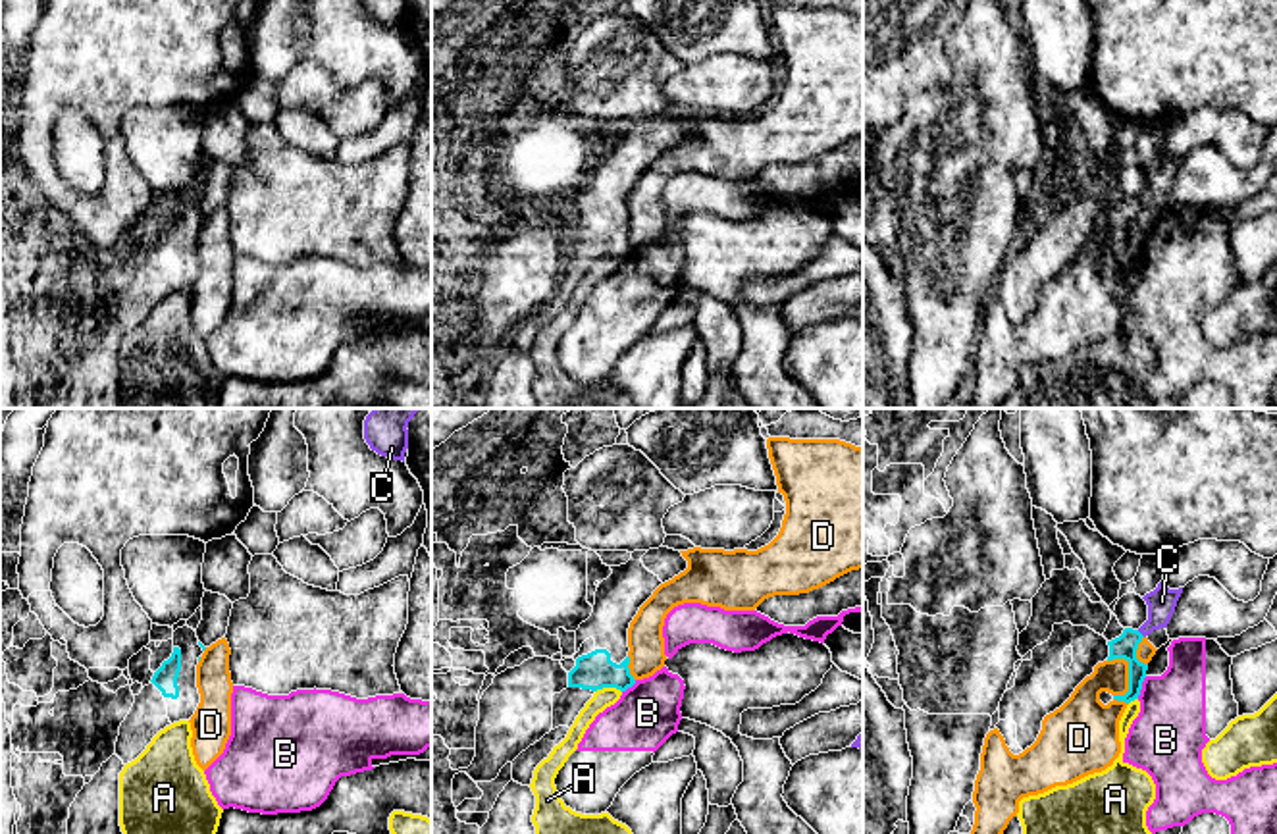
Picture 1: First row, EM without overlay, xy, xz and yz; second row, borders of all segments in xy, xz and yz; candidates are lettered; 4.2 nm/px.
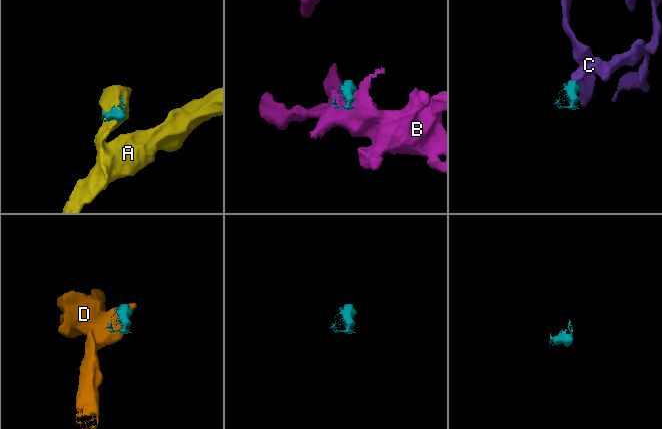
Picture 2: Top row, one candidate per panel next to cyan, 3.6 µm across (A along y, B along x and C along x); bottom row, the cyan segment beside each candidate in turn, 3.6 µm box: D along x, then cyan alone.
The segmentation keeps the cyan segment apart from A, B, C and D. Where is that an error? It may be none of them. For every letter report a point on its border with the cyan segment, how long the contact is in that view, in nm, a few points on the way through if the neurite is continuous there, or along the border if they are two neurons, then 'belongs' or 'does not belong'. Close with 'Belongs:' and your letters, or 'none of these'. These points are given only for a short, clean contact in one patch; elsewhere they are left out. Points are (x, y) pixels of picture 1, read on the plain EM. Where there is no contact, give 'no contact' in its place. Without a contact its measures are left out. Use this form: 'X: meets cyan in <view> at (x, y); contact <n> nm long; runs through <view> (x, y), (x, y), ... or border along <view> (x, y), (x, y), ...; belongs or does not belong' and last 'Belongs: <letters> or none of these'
A: meets cyan in xz at (607, 255); contact 110 nm long; does not belong
B: meets cyan in yz at (1141, 257); contact 100 nm long; border along yz (1146, 245), (1137, 266); does not belong
C: meets cyan in yz at (1139, 201); contact 50 nm long; border along yz (1137, 199), (1145, 205); does not belong
D: meets cyan in yz at (1129, 247); contact 200 nm long; does not belong
Belongs: none of these

